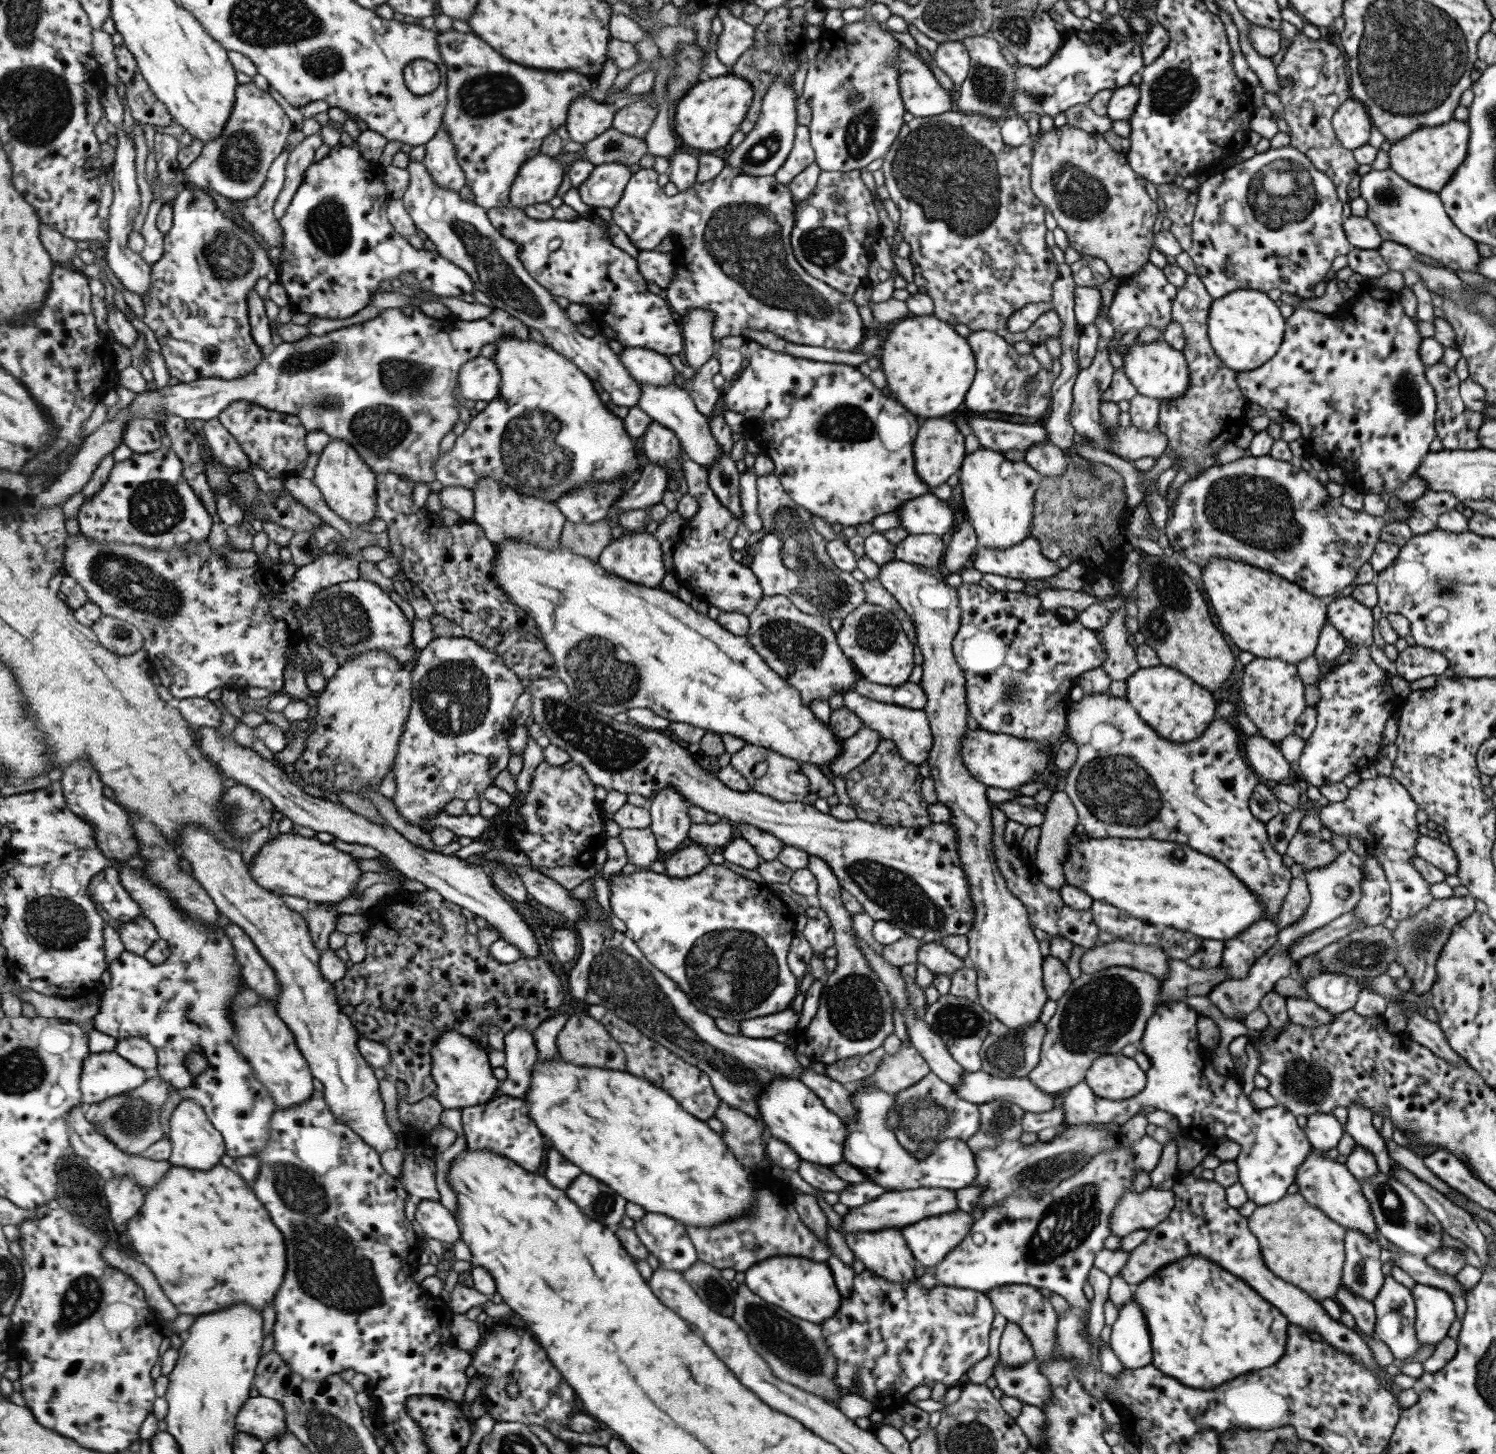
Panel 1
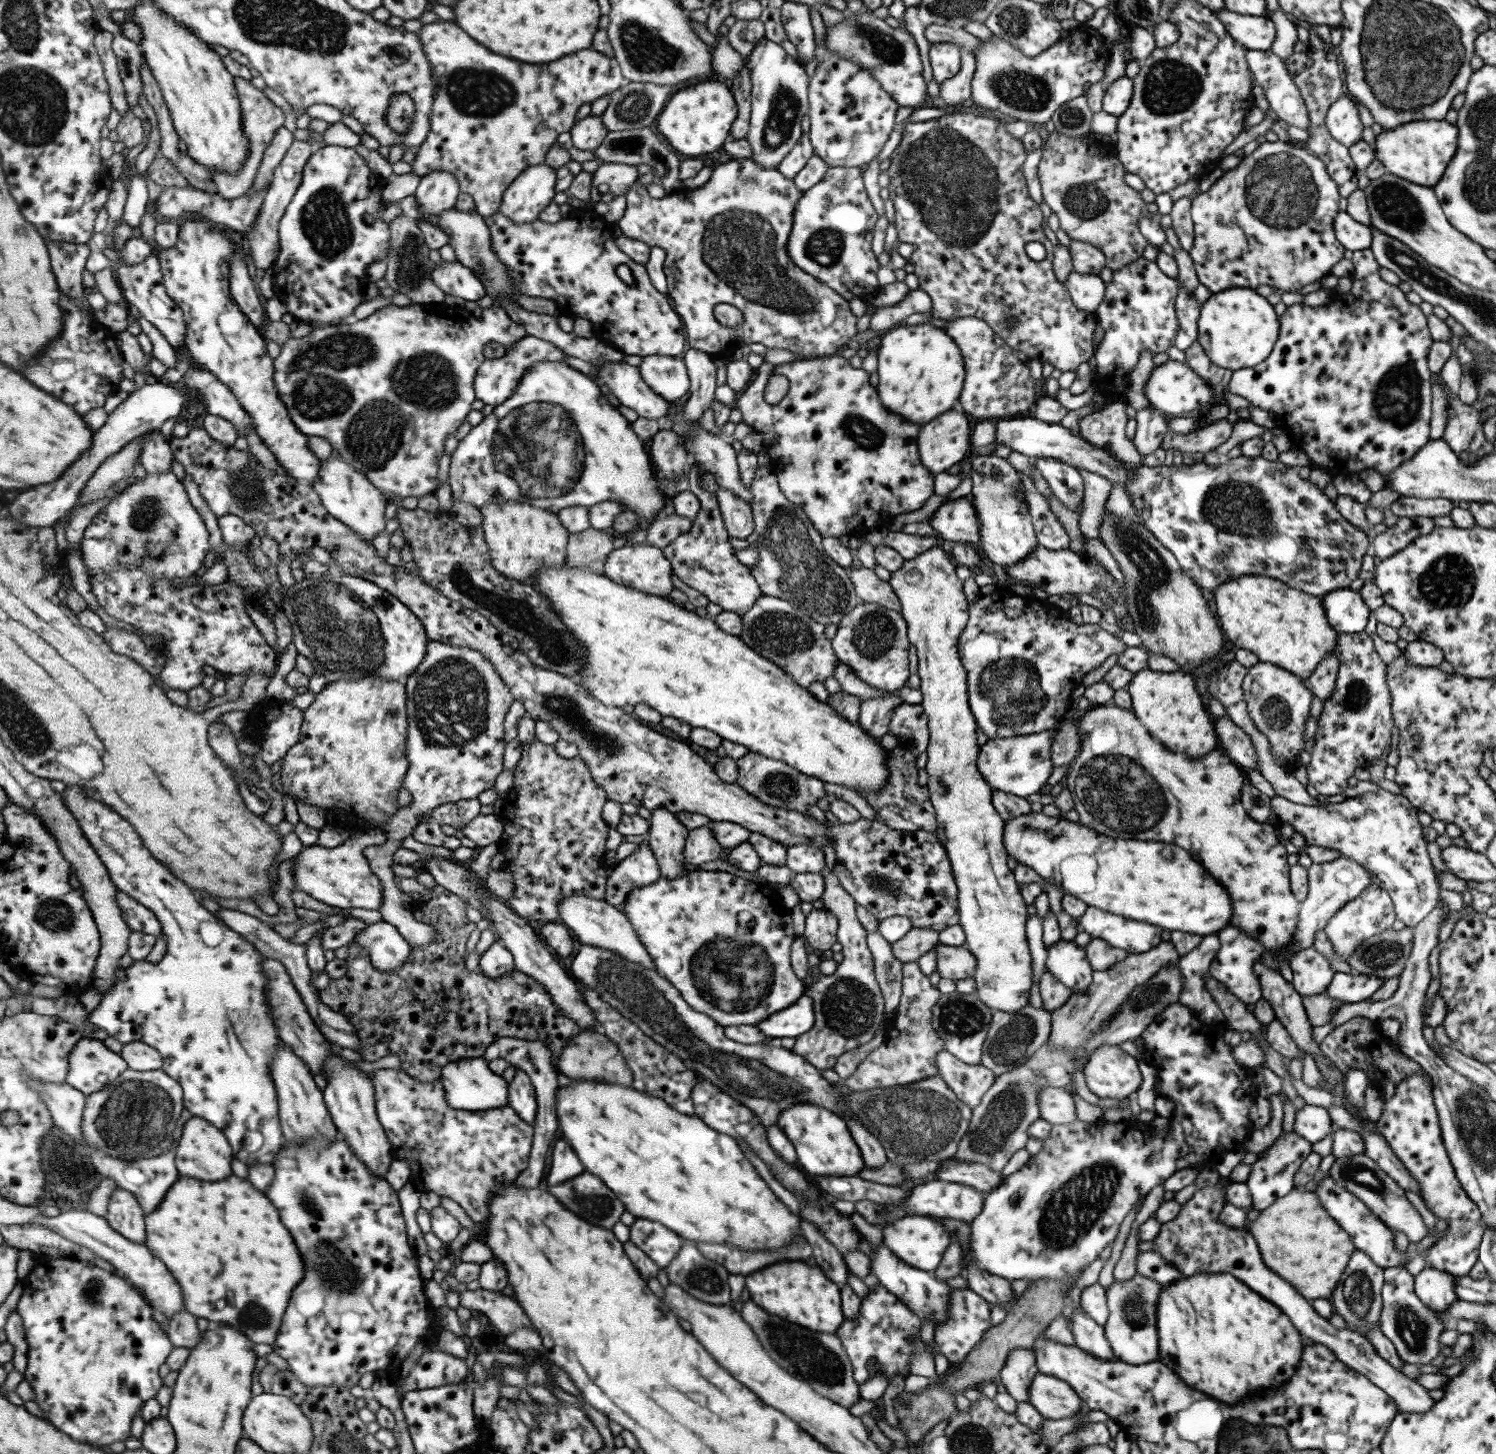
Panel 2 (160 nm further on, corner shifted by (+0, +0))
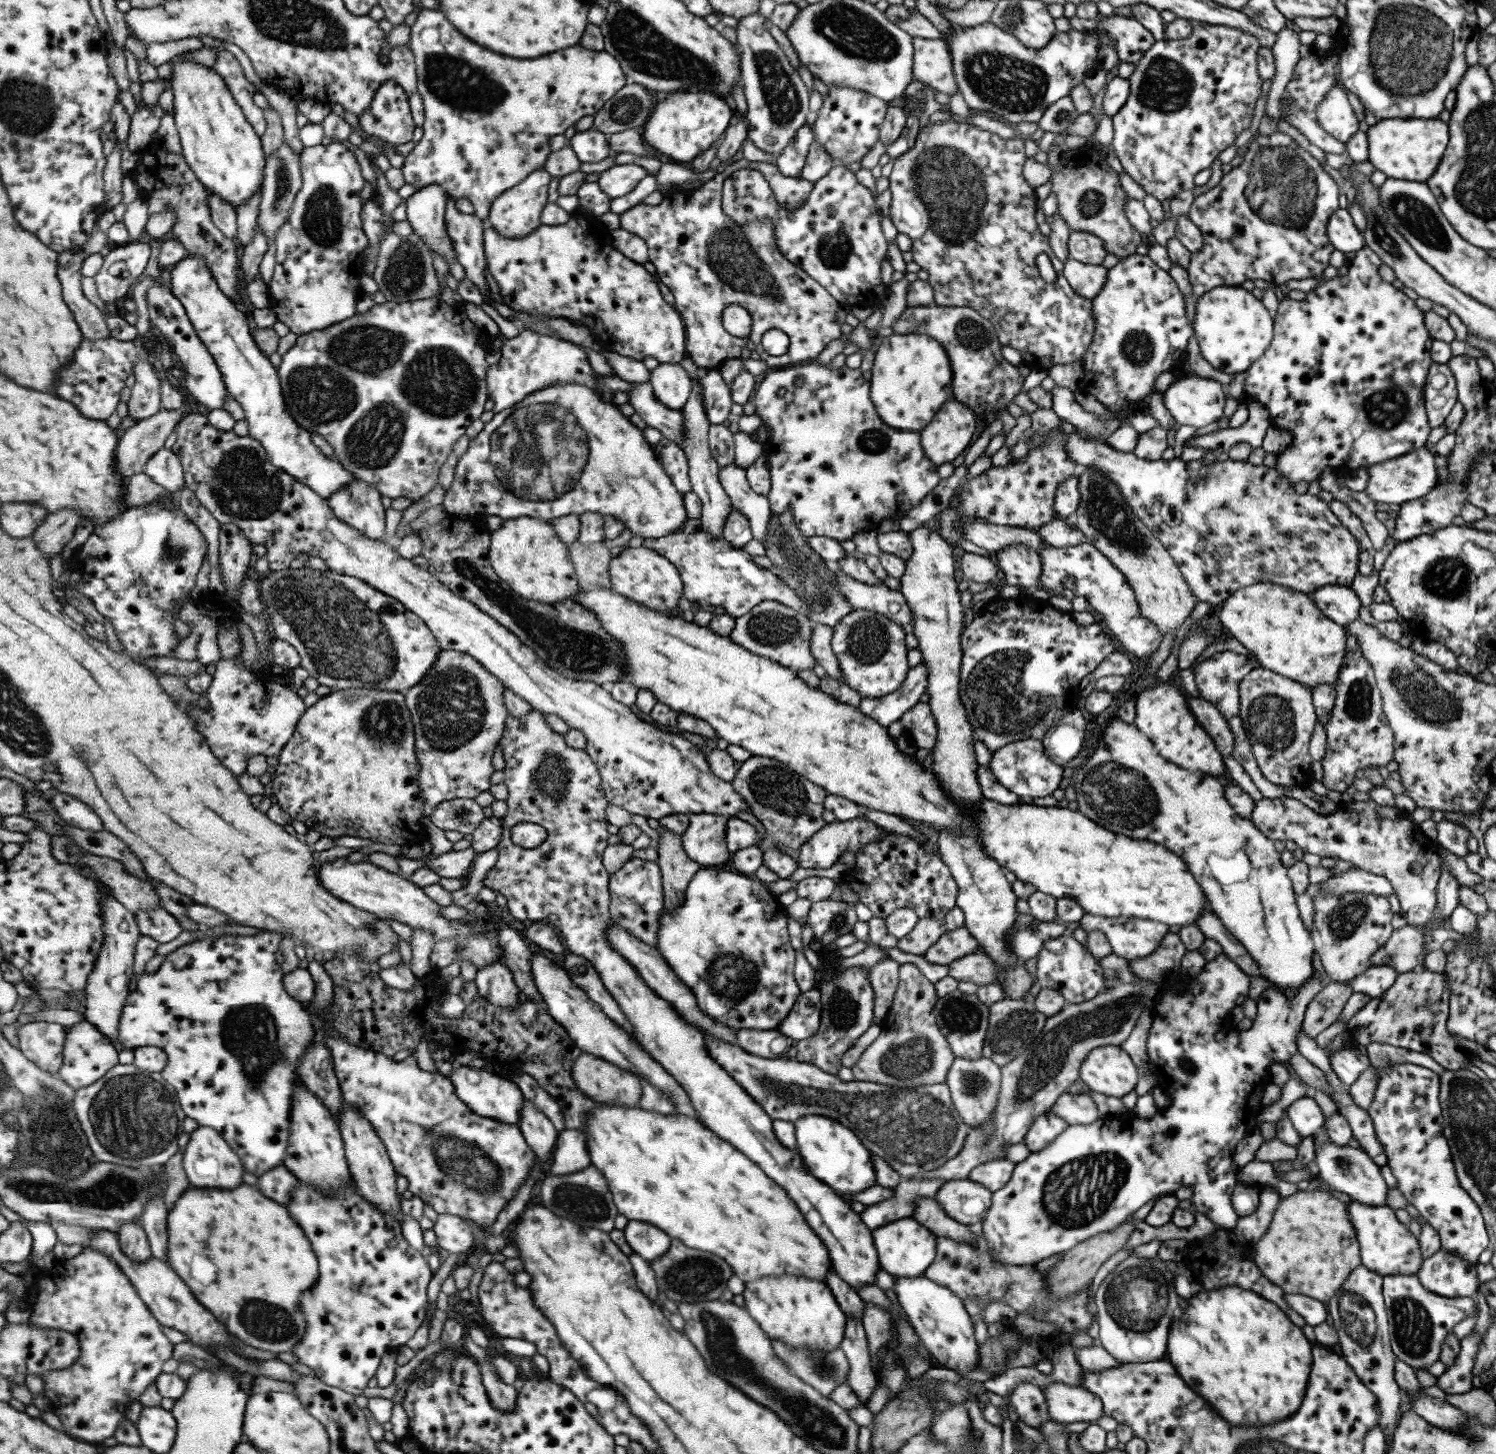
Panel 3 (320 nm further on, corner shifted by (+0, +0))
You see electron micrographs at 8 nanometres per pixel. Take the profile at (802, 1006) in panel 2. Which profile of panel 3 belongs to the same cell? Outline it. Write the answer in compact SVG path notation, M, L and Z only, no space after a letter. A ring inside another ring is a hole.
M817 988L802 992L776 1031L793 1042L809 1038L817 1031L820 1012L820 992Z

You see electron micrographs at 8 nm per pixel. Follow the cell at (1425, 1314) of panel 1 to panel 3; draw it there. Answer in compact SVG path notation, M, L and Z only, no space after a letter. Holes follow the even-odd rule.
M1441 1248L1421 1261L1415 1276L1425 1290L1445 1298L1473 1297L1480 1285L1476 1265Z

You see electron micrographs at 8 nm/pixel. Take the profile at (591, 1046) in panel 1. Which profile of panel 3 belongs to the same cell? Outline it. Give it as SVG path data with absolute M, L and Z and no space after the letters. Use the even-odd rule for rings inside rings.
M580 1051L570 1073L578 1090L594 1102L622 1106L636 1106L639 1102L639 1078L595 1054Z

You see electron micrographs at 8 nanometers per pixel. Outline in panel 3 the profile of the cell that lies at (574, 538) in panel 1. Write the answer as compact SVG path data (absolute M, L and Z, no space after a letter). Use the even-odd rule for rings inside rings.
M578 540L569 544L569 555L575 567L576 577L579 579L579 588L609 587L609 549L604 541L585 545Z

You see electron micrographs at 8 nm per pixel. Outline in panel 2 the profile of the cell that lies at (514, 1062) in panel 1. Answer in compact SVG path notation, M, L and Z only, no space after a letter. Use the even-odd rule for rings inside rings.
M518 1066L515 1080L510 1082L509 1105L531 1126L536 1126L539 1101L531 1077Z

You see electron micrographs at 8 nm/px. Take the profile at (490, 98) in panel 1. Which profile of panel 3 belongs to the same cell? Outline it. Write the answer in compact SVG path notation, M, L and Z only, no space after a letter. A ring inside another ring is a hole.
M421 9L418 19L411 27L409 36L409 45L416 55L417 67L419 68L420 83L419 89L421 96L424 98L424 107L426 110L426 121L424 124L423 138L415 145L413 150L405 157L405 163L402 166L402 172L405 182L414 184L418 187L425 187L430 184L440 183L448 194L456 198L467 198L474 206L474 213L477 217L487 220L492 213L492 204L497 198L503 196L505 192L514 186L523 182L532 172L544 168L551 152L551 138L557 134L565 134L569 126L574 124L582 116L591 116L599 112L604 102L611 99L620 89L627 84L627 76L621 71L618 59L613 58L608 51L594 51L580 45L573 45L544 56L535 58L535 60L521 60L521 58L505 58L503 54L495 54L481 44L469 40L463 36L439 10Z

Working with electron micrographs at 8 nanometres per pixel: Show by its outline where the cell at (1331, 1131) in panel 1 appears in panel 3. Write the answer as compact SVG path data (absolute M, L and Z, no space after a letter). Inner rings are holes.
M1311 1095L1294 1100L1286 1108L1285 1116L1301 1138L1306 1136L1313 1138L1324 1121L1324 1116Z

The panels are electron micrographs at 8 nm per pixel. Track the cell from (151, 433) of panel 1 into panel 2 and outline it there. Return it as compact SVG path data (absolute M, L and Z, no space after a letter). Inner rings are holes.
M160 432L149 433L139 458L148 474L171 473L176 460L170 441L165 440Z

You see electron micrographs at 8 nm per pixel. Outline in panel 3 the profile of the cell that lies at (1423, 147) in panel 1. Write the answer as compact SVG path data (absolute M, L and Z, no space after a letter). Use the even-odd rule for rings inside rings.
M1386 118L1366 130L1368 151L1366 160L1386 178L1425 182L1437 168L1448 141L1448 125L1437 119Z

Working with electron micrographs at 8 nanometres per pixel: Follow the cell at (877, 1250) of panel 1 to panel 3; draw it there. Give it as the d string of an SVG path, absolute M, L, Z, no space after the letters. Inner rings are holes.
M893 1276L899 1306L909 1318L911 1328L918 1336L920 1346L927 1350L945 1369L959 1374L972 1371L978 1364L978 1343L973 1337L973 1324L963 1308L962 1302L944 1286L925 1278Z

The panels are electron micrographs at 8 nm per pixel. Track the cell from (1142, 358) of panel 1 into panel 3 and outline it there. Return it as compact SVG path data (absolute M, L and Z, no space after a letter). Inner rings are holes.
M1184 375L1173 380L1161 394L1164 406L1177 426L1198 429L1223 415L1224 393L1221 385L1213 379Z

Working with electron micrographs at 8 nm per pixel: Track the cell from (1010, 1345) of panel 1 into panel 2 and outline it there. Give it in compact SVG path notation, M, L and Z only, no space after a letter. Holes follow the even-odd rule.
M1014 1348L1011 1352L1008 1352L1006 1361L999 1371L998 1382L1003 1384L1003 1388L1007 1391L1007 1394L1013 1398L1017 1403L1027 1403L1027 1391L1029 1391L1029 1385L1033 1381L1033 1375L1037 1374L1034 1353L1029 1348Z

